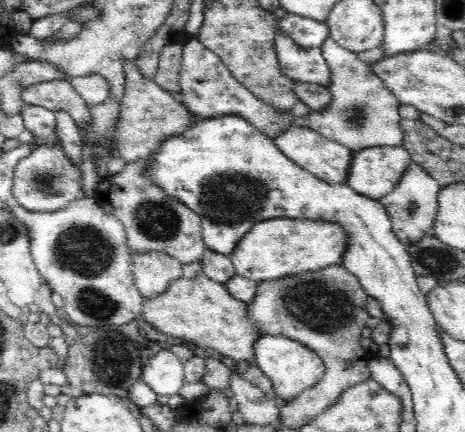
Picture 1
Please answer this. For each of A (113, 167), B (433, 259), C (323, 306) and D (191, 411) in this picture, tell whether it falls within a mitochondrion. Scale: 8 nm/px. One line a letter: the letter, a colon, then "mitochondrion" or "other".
A: other
B: mitochondrion
C: mitochondrion
D: other

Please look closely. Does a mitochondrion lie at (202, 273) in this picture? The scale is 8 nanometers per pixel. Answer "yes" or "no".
no

